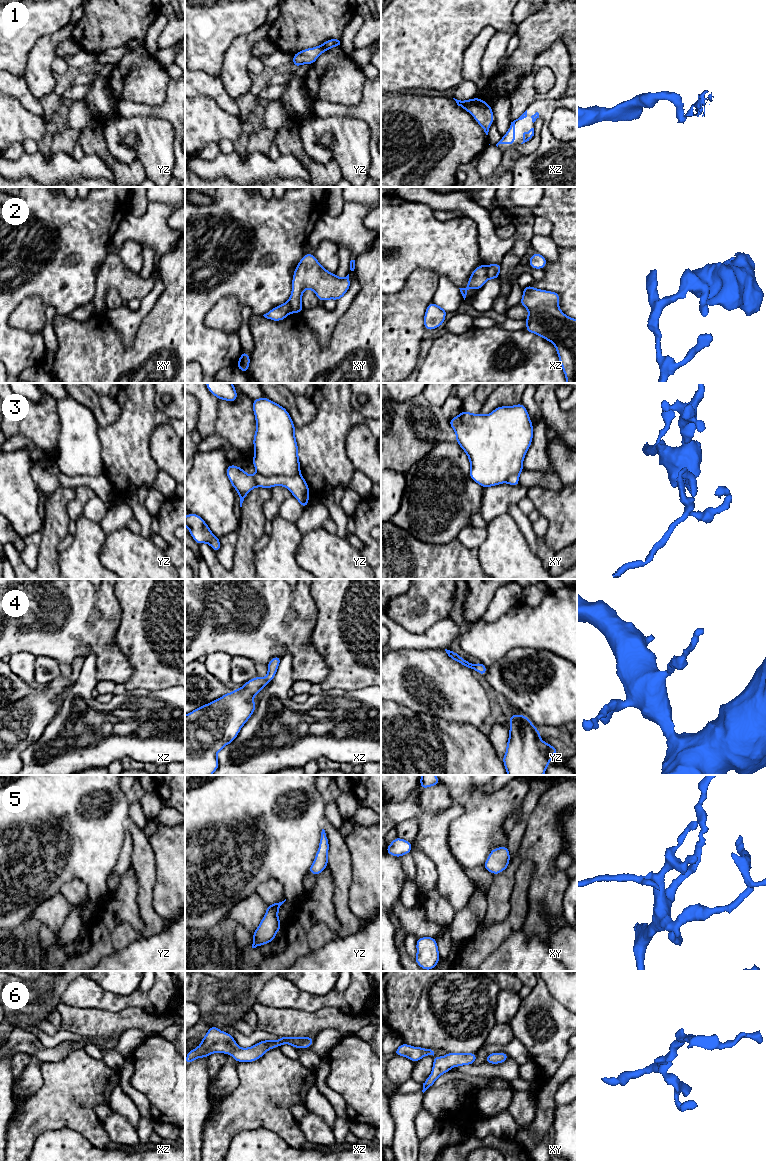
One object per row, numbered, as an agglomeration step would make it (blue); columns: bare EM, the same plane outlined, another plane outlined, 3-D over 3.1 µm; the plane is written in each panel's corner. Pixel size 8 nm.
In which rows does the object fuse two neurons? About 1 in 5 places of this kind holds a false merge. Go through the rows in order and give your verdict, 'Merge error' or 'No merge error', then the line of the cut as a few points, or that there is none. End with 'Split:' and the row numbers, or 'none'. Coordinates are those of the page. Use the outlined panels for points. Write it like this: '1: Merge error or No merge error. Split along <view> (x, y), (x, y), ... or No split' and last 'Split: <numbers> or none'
1: No merge error. No split
2: Merge error. Split along xz (485, 265), (485, 273), (488, 278)
3: Merge error. Split along yz (257, 472), (264, 476), (295, 476), (299, 474)
4: No merge error. No split
5: No merge error. No split
6: No merge error. No split
Split: 2, 3

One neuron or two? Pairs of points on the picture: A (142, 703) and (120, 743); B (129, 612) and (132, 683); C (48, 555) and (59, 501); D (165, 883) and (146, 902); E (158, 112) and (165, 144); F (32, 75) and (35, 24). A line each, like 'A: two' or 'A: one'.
A: one
B: one
C: one
D: two
E: two
F: two

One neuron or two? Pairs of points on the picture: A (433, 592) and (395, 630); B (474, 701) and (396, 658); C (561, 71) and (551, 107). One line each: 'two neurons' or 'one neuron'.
A: two neurons
B: one neuron
C: two neurons

